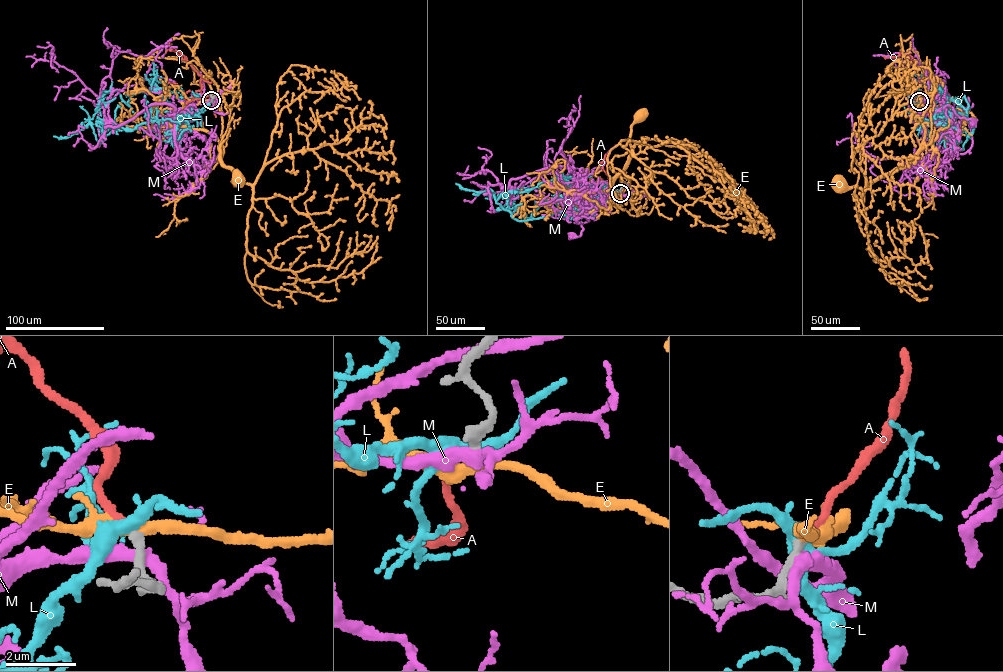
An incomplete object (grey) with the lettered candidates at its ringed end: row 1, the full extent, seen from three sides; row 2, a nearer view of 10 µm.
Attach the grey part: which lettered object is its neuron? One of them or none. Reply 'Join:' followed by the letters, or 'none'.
Join: A

